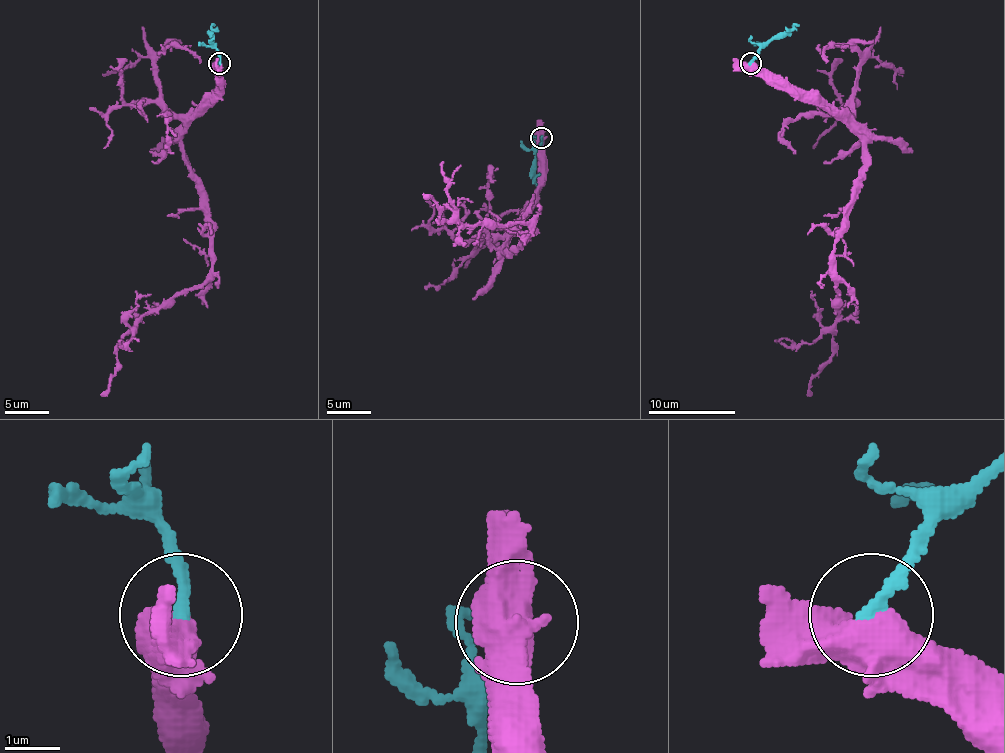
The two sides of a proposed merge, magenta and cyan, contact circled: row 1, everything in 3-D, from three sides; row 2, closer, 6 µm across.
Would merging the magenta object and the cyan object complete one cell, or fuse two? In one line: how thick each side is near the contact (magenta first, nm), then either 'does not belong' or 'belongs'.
550 nm thick on the magenta side, 240 nm on the other; belongs

